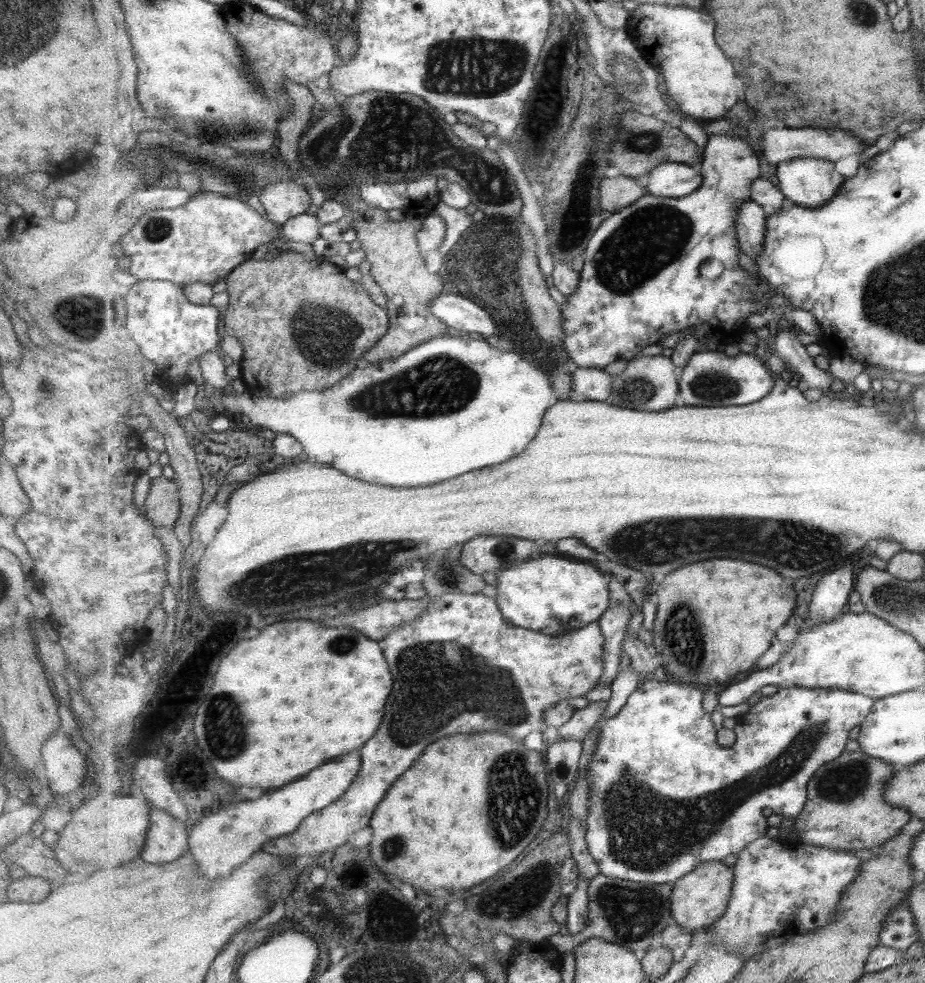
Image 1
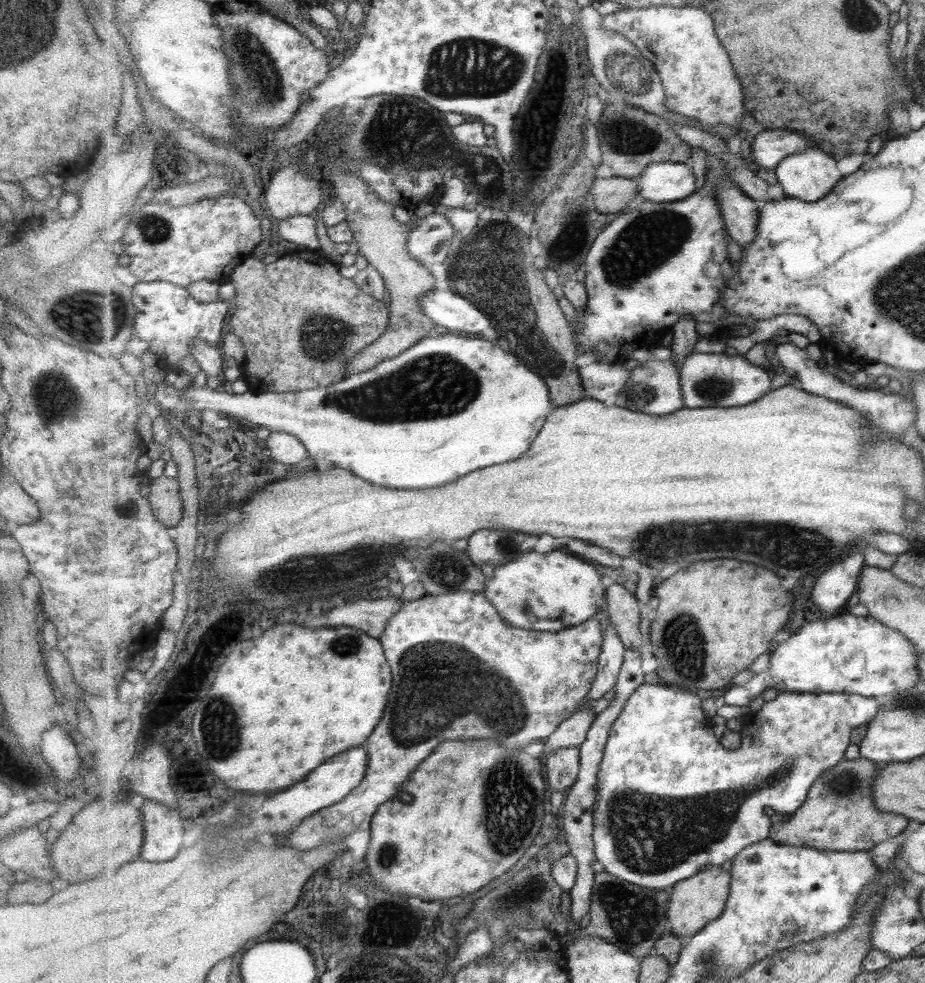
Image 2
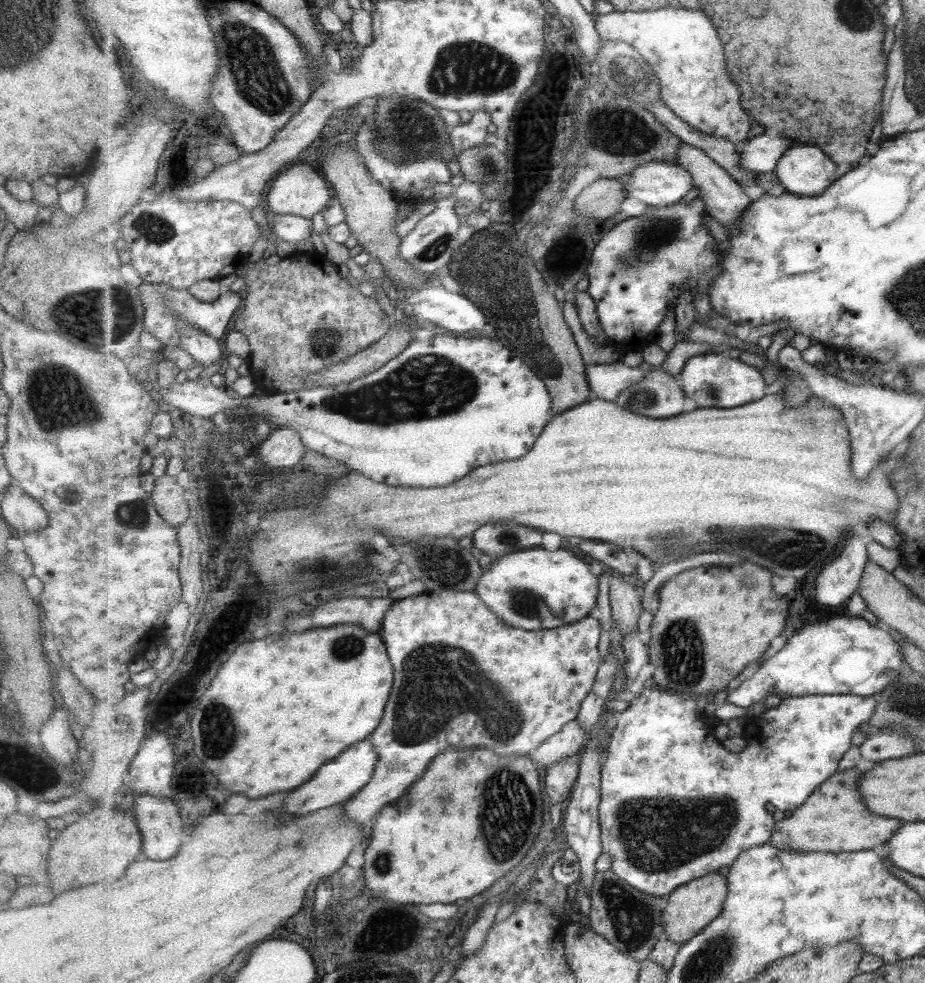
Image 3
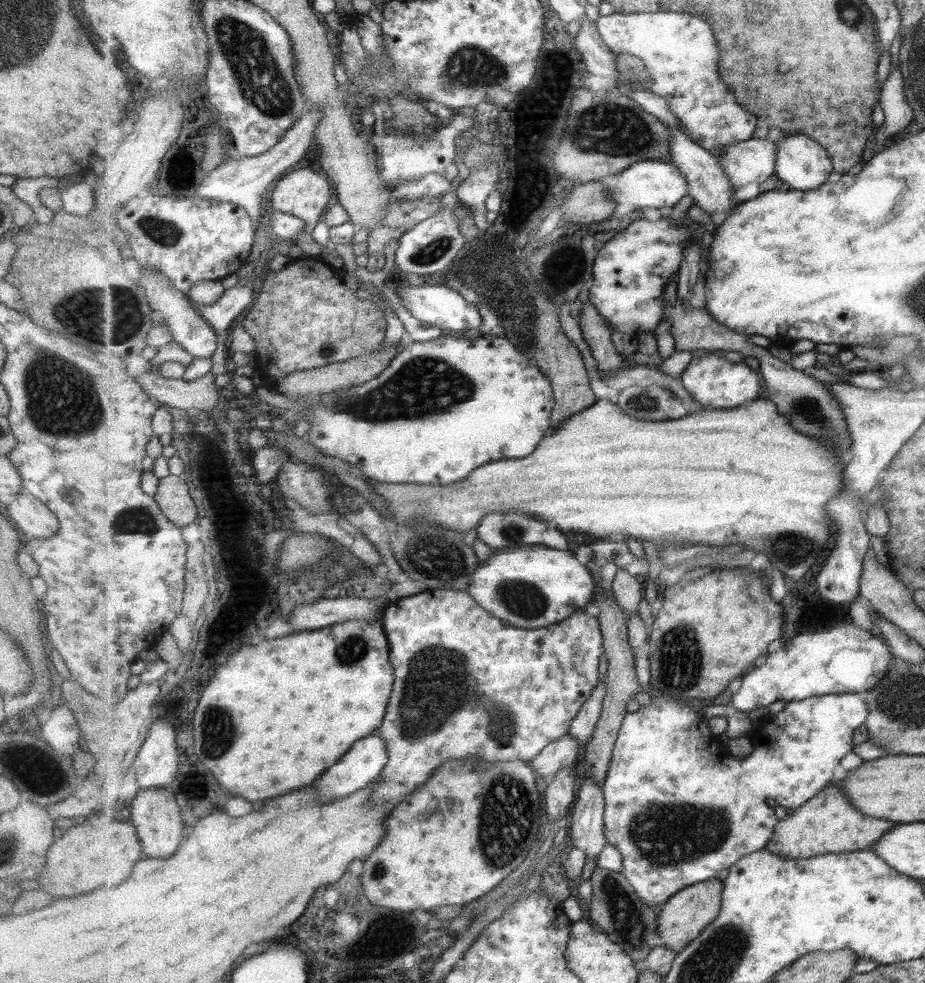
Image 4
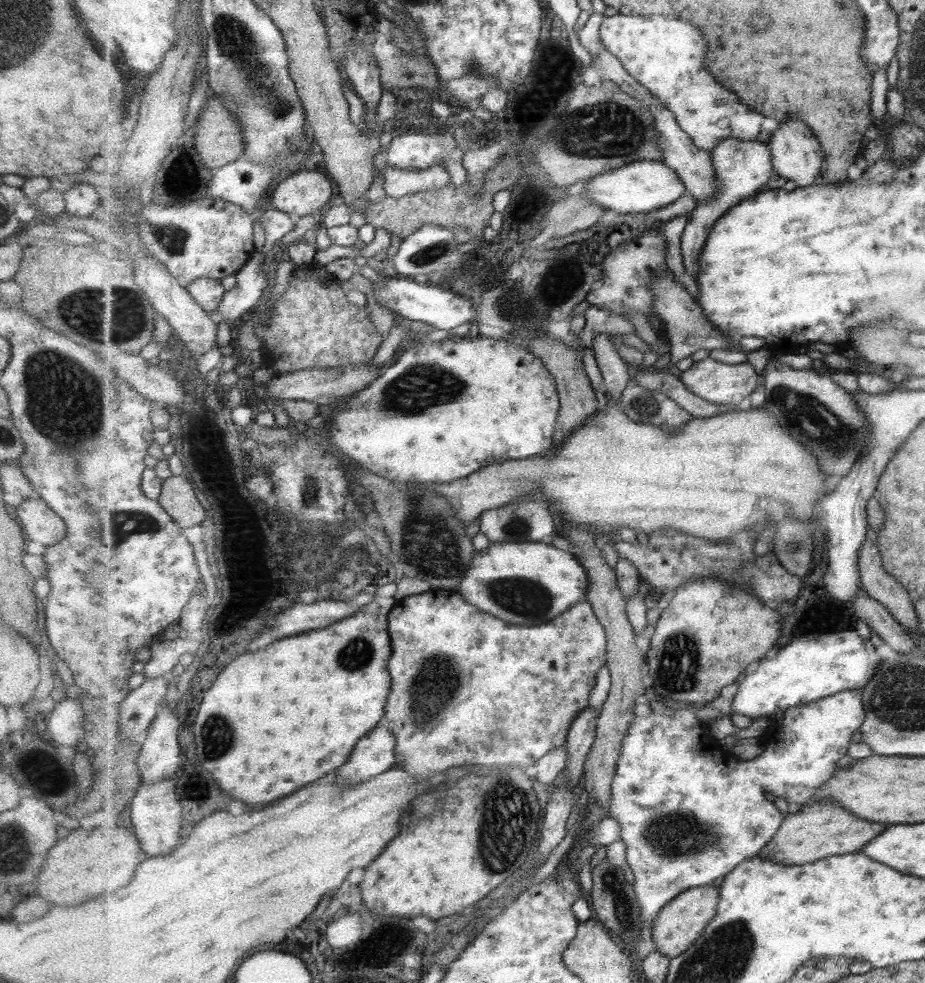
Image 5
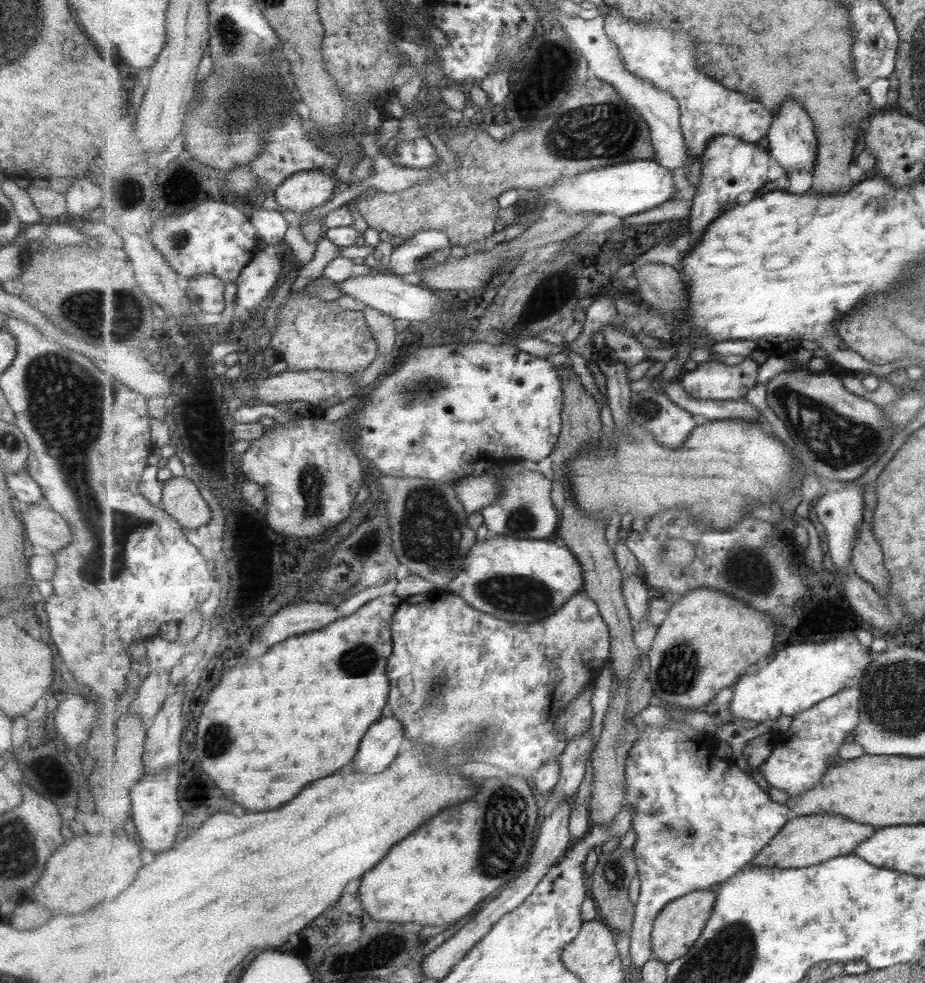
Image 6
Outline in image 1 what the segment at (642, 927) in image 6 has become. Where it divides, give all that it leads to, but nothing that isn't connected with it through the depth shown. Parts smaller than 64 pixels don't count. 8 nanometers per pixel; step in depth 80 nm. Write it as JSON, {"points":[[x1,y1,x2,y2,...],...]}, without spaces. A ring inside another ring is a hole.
{"points":[[647,680,641,683,639,688,628,698,622,711,608,721,600,722,598,732,597,750,591,758,587,772,588,782,588,828,587,848,598,866,599,874,605,874,611,878,627,879,628,881,652,882,651,884,663,885,679,880,683,875,689,874,707,861,721,861,729,854,739,854,747,848,747,845,758,838,768,834,767,817,770,812,775,812,787,818,797,819,806,809,808,801,808,785,819,768,839,759,845,752,845,744,849,742,851,730,860,726,871,714,876,699,865,694,849,692,843,689,815,689,815,688,780,688,771,696,762,696,761,699,749,708,749,710,737,718,733,727,737,743,731,749,724,748,717,741,715,722,711,720,711,713,704,706,704,693,701,688,689,684,673,684]]}

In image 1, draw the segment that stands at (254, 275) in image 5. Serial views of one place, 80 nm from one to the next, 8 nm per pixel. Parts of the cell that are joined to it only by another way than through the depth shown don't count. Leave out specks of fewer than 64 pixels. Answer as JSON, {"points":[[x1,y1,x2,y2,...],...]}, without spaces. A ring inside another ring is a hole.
{"points":[[129,281,131,289,126,296,128,339,138,344,145,359,156,363,157,374,153,382,172,396,178,385,191,381,189,364,204,354,220,351,219,310,212,305,199,305,190,301,182,285,170,281]]}

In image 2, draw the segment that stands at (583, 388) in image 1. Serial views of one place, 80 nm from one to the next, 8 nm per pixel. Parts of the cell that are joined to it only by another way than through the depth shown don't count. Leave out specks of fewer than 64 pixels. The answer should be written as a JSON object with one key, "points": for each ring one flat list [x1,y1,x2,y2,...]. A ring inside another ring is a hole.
{"points":[[596,361,579,368,582,378,583,399,597,399,611,403,629,380,630,370,619,363,603,364]]}

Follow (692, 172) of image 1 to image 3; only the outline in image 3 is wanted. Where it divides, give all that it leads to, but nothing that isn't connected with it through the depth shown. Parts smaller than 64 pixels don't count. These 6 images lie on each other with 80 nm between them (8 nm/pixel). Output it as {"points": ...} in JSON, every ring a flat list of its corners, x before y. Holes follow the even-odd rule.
{"points":[[649,162,635,170,635,173,625,177,627,198,639,200,649,207,671,206,681,202,689,190,694,188,693,175,683,166,675,163]]}

